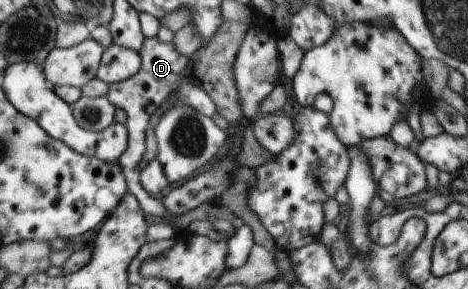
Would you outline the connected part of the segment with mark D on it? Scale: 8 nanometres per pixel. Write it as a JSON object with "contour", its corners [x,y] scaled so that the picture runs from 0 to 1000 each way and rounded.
{"contour":[[[338,128],[308,131],[308,156],[303,170],[295,170],[293,183],[295,197],[299,197],[295,253],[276,266],[269,280],[231,291],[231,315],[224,329],[224,339],[248,377],[261,377],[269,391],[265,433],[271,443],[271,516],[263,526],[263,536],[256,536],[250,561],[261,581],[265,619],[271,623],[274,661],[295,692],[306,737],[329,744],[329,751],[346,751],[359,772],[372,772],[380,758],[372,744],[363,744],[359,730],[350,730],[346,692],[323,682],[301,651],[295,564],[306,550],[310,519],[308,453],[312,453],[323,394],[355,343],[361,343],[361,332],[376,315],[382,291],[395,273],[408,204],[393,190],[380,190],[365,145],[338,142]]]}

